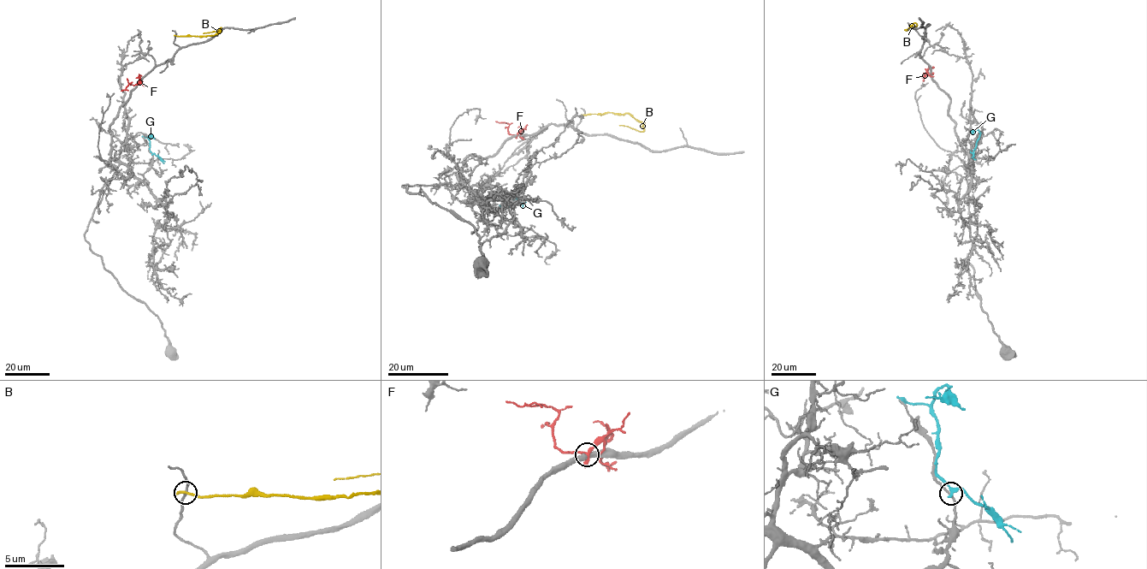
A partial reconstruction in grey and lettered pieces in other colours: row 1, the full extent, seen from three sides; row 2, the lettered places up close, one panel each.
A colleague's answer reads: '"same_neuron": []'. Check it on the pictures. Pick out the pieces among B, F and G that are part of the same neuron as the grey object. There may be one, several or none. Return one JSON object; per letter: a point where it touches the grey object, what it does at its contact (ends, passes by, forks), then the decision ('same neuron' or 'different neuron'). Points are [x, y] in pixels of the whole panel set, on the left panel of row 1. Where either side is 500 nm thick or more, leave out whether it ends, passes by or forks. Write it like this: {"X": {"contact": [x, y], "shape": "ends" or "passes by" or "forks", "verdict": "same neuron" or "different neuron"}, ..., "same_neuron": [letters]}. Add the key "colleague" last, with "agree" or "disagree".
{"B": {"contact": [175, 35], "shape": "ends", "verdict": "different neuron"}, "F": {"contact": [137, 84], "shape": "passes by", "verdict": "different neuron"}, "G": {"contact": [152, 154], "shape": "passes by", "verdict": "different neuron"}, "same_neuron": [], "colleague": "agree"}

